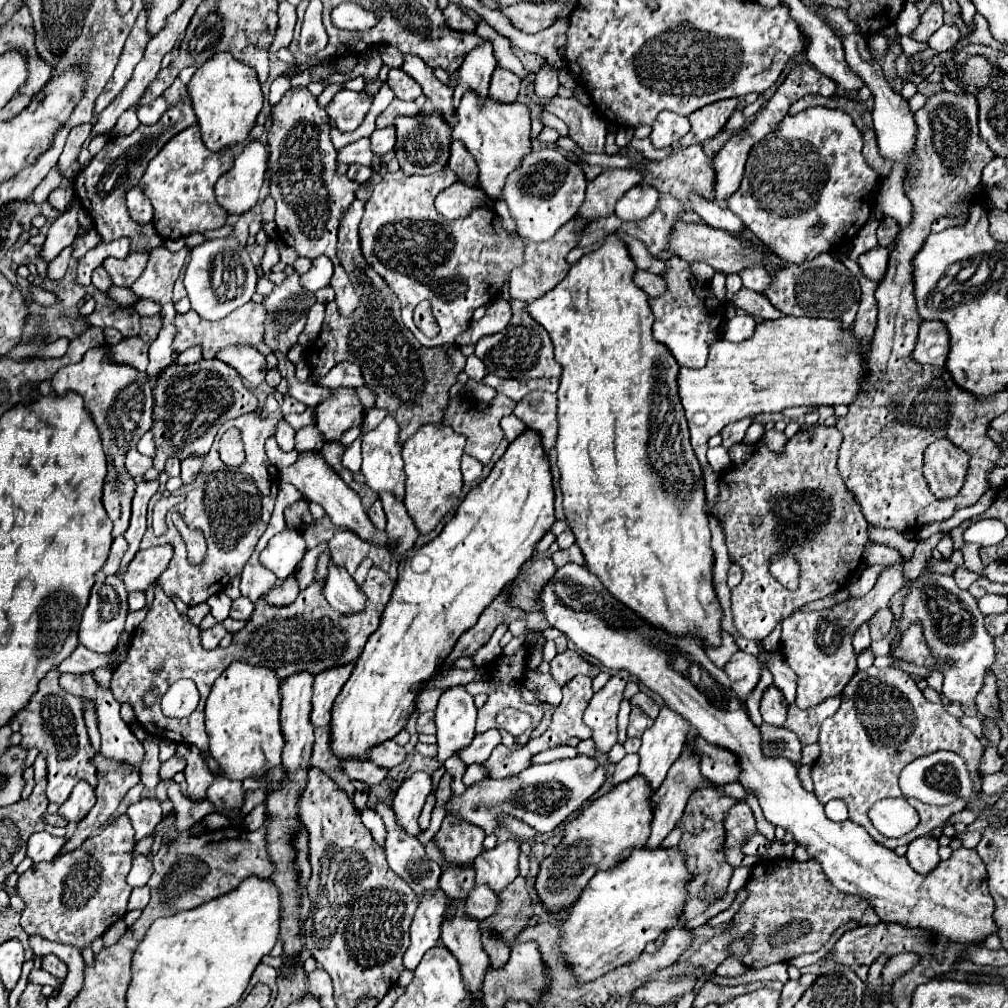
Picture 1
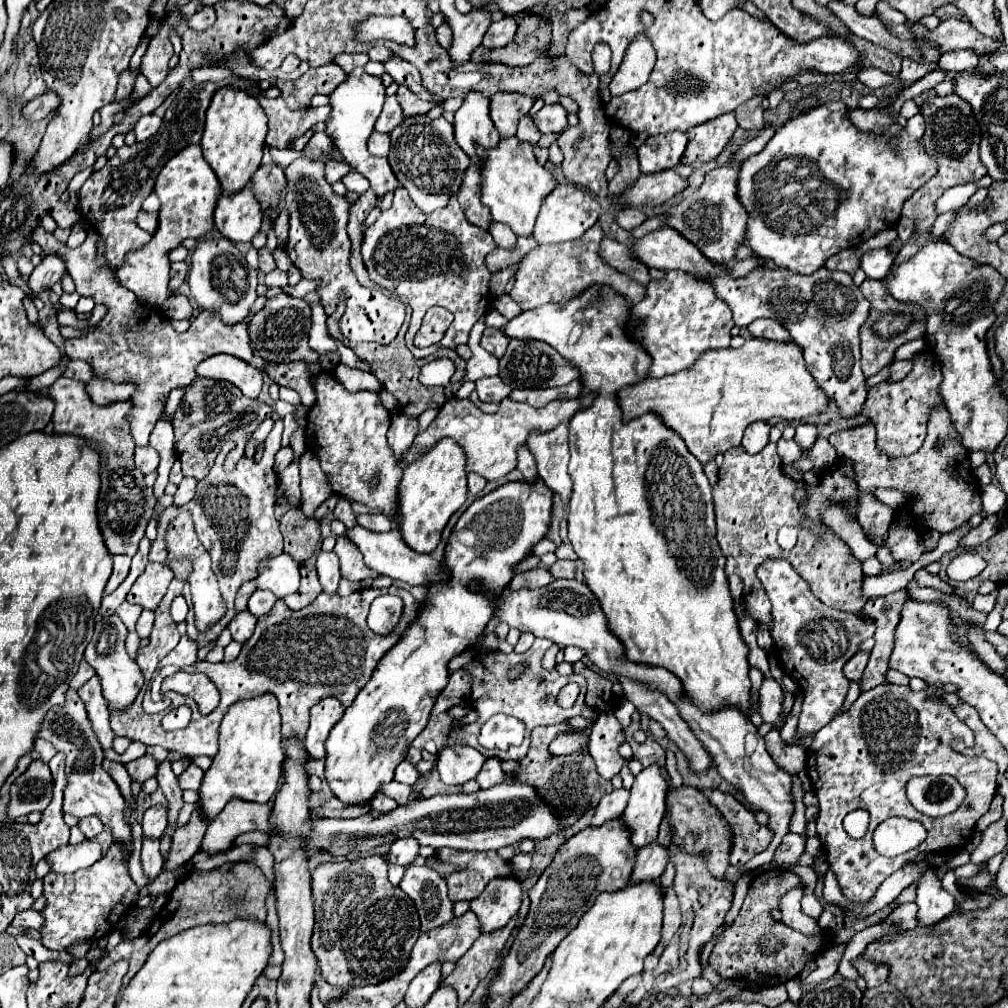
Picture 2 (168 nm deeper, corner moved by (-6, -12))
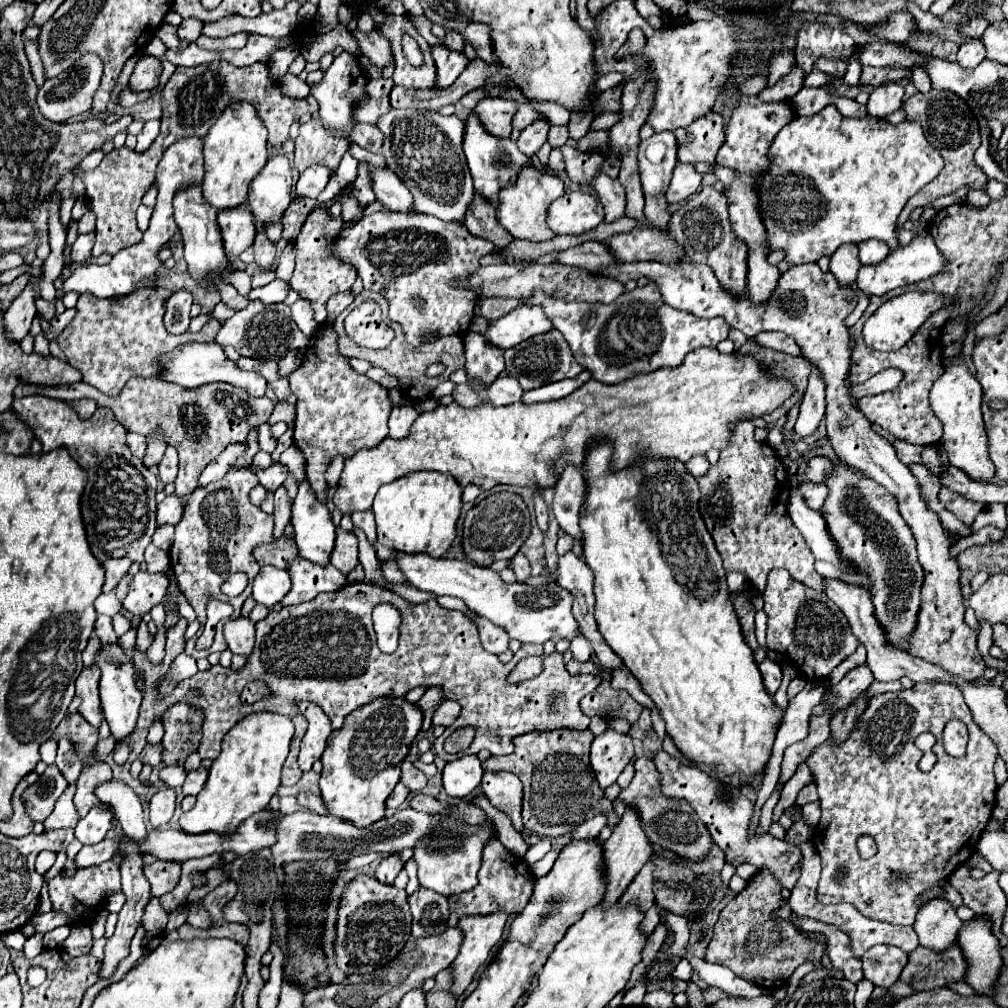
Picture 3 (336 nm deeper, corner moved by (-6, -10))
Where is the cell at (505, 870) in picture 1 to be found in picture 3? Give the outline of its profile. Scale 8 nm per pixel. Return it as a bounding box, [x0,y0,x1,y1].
[450,913,508,997]

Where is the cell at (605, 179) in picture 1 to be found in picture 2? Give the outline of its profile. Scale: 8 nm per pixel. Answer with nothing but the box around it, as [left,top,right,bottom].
[612,169,688,205]

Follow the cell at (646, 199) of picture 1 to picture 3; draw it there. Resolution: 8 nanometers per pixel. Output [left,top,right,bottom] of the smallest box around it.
[592,173,626,223]

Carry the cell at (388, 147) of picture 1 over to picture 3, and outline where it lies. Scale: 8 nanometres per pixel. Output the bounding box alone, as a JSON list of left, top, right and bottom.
[350,123,382,153]

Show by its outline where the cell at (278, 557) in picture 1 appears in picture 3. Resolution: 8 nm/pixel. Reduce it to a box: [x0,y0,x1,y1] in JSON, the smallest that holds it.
[252,565,290,607]

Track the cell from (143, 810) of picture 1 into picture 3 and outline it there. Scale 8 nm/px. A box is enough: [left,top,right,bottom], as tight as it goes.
[150,789,176,827]

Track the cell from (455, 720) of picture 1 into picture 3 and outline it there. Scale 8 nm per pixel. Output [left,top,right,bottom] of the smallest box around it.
[442,757,484,799]

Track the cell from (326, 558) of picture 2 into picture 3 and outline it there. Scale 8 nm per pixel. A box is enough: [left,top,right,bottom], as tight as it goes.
[292,479,336,565]

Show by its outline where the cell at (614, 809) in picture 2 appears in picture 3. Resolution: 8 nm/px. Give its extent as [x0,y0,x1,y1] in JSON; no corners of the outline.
[570,815,606,841]

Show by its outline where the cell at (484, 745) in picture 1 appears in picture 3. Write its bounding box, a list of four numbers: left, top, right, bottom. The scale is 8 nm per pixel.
[482,773,522,831]

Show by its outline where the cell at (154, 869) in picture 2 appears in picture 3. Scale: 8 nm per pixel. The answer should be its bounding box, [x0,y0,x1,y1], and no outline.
[96,779,146,841]

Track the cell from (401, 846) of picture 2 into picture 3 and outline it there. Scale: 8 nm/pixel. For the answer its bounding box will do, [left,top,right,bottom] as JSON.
[374,855,402,885]

